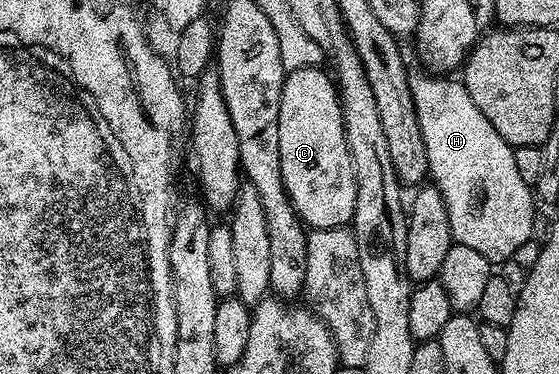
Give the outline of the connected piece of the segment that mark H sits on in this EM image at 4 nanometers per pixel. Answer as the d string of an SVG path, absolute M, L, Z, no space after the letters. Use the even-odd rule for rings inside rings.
M401 41L398 49L401 61L406 65L409 89L413 95L414 108L417 109L422 140L425 141L429 159L428 174L446 203L452 240L476 250L493 265L501 265L514 258L517 255L515 253L530 242L531 227L537 218L535 195L532 186L518 172L515 150L489 124L460 80L427 74L426 68L421 66L414 42Z

